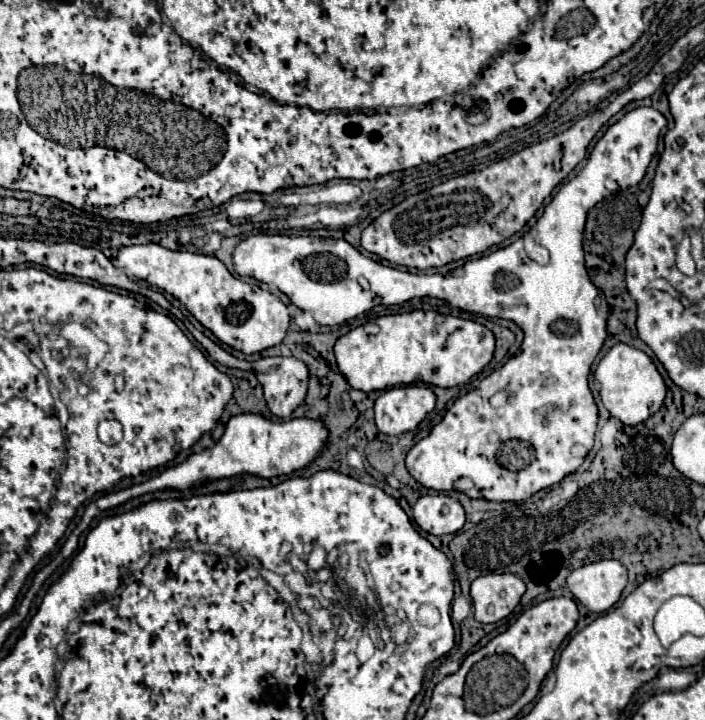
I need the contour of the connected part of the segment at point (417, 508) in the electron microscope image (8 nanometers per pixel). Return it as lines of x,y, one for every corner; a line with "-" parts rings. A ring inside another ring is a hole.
427,494
421,496
413,506
413,520
421,530
435,536
455,534
465,524
465,510
457,500
445,494
-
443,506
449,506
447,514
441,514

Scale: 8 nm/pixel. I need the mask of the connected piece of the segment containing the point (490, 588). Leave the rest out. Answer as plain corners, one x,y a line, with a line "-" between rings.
485,574
471,582
475,620
489,624
509,616
525,594
525,584
515,574

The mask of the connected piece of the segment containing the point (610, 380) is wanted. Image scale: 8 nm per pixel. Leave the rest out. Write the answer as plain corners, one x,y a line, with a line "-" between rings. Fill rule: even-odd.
615,344
601,358
601,362
595,370
595,378
601,382
603,406
611,412
611,416
619,418
627,426
641,424
649,416
659,412
659,408
665,400
665,394
667,394
665,382
663,382
661,374
657,372
653,360
645,352
631,348
627,344

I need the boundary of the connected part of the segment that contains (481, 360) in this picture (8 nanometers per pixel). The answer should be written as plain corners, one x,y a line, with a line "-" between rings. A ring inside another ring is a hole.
425,310
381,316
377,334
367,334
363,326
357,326
335,342
339,372
345,376
351,388
363,392
413,382
443,388
457,386
479,374
491,362
493,350
495,338
483,324
453,316
437,322
437,314

